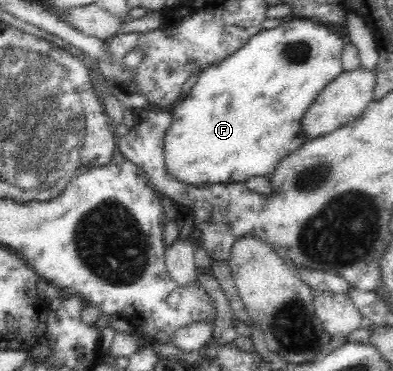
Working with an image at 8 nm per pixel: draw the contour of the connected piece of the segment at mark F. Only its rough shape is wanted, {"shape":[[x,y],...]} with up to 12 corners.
{"shape":[[290,16],[170,110],[167,171],[270,176],[344,72],[347,39]]}

